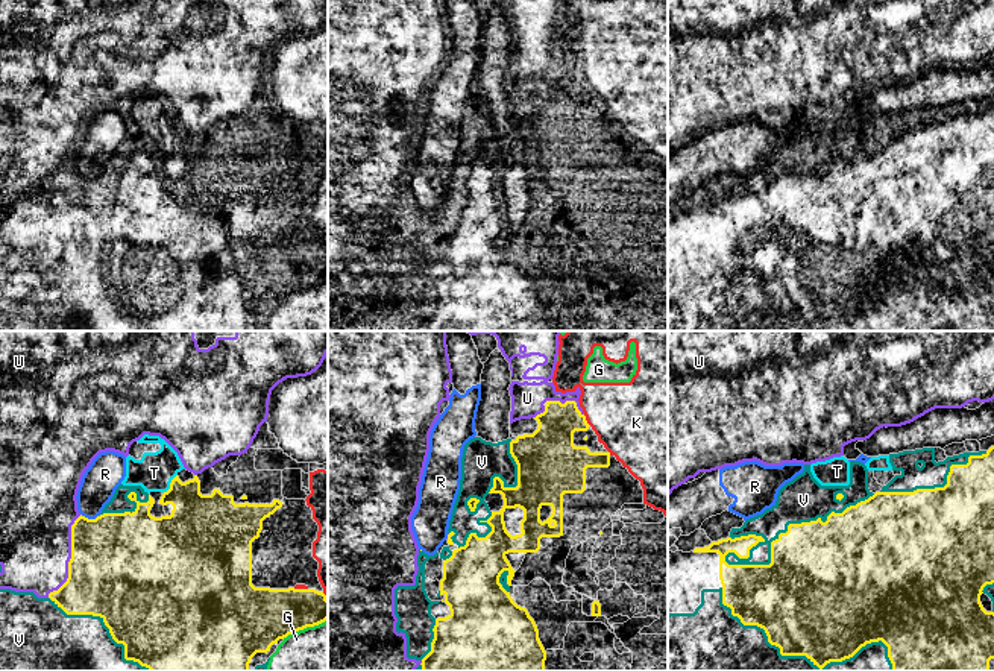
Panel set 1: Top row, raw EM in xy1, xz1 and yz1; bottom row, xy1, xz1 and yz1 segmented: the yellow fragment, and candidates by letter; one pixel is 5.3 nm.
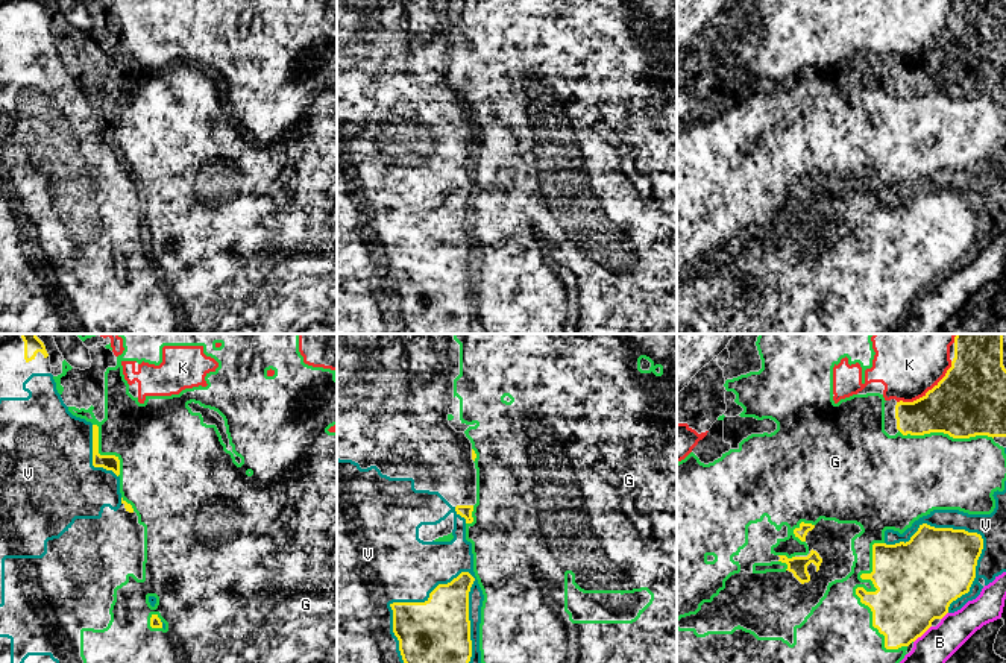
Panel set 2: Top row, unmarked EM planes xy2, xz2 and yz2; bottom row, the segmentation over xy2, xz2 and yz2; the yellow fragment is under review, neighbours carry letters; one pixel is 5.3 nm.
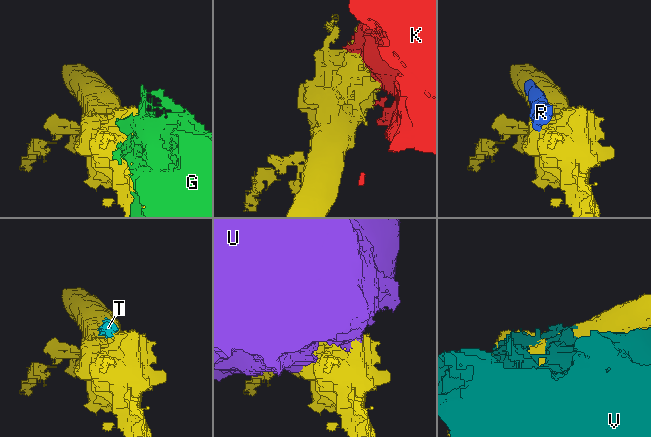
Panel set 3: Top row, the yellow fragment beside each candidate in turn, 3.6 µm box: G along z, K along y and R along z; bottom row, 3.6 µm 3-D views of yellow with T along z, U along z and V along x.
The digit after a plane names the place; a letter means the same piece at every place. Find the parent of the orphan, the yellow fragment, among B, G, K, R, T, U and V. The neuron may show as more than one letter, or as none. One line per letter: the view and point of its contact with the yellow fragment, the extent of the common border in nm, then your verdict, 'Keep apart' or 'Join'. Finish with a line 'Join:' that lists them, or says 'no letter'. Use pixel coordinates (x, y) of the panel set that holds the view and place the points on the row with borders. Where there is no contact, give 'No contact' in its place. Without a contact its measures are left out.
B: Touches yellow at yz2 (921, 634). Shared border 130 nm. Keep apart
G: Touches yellow at yz2 (856, 590). Shared border 600 nm. Keep apart
K: Touches yellow at yz2 (929, 390). Shared border 360 nm. Keep apart
R: Touches yellow at xy1 (91, 519). Shared border 110 nm. Keep apart
T: Touches yellow at xy1 (170, 485). Shared border 130 nm. Keep apart
U: Touches yellow at xy1 (72, 557). Shared border 480 nm. Keep apart
V: Touches yellow at yz1 (789, 524). Shared border 850 nm. Keep apart
Join: no letter

